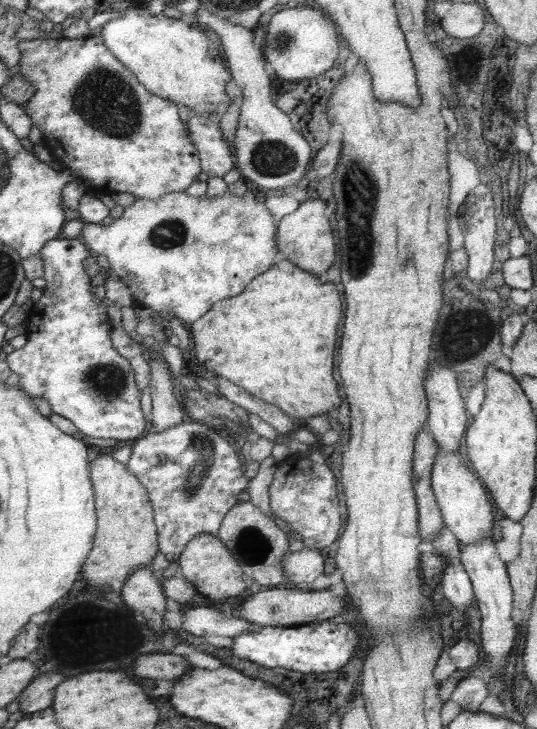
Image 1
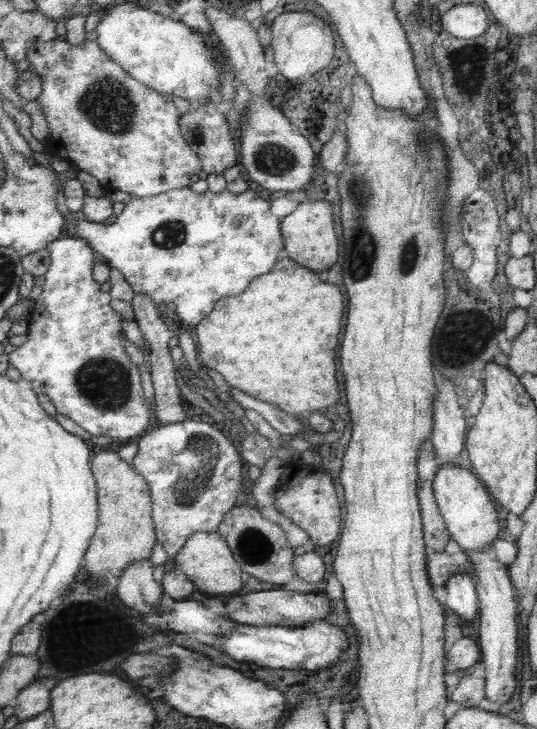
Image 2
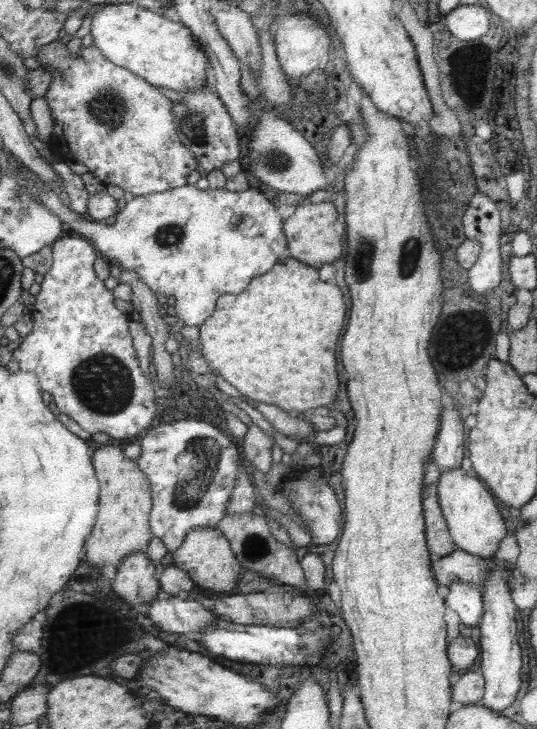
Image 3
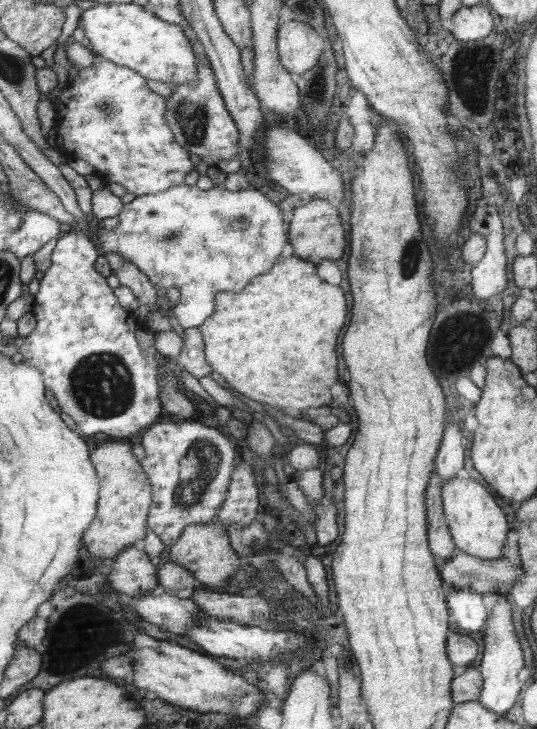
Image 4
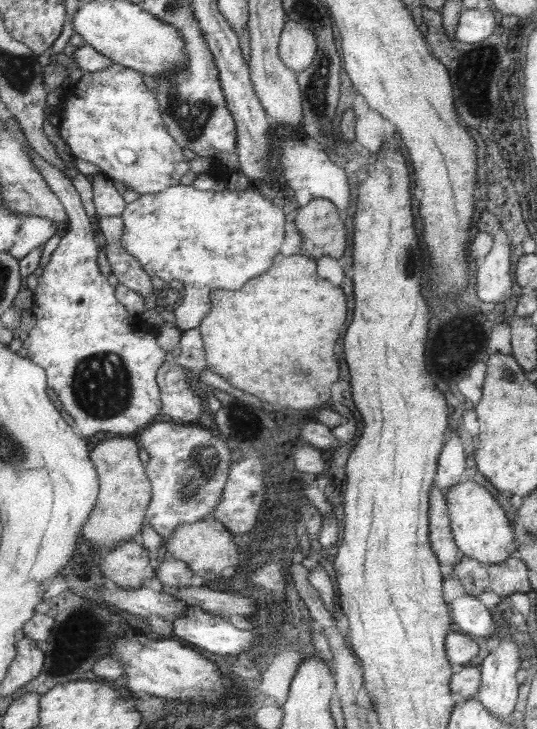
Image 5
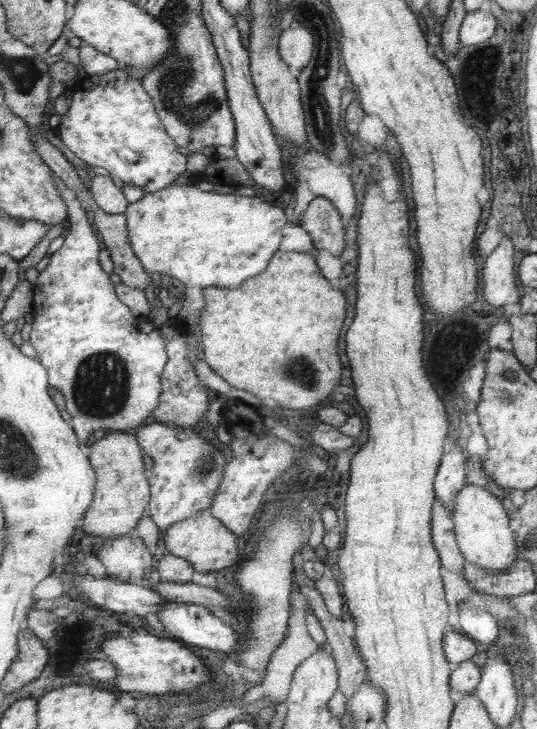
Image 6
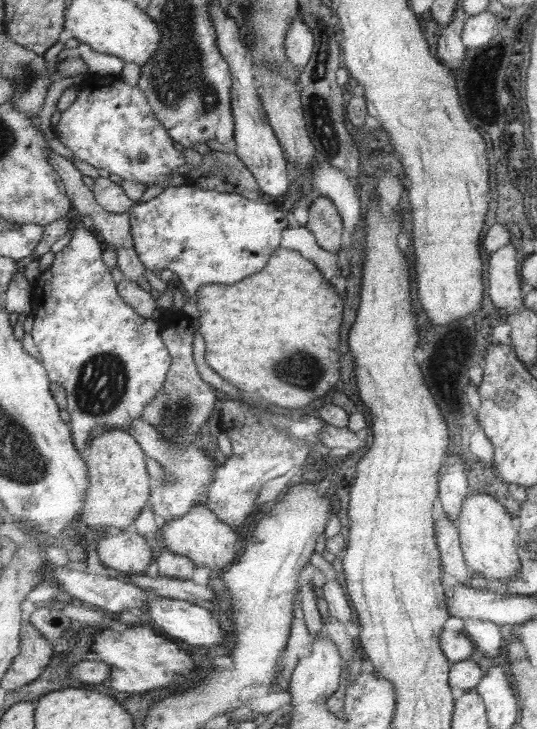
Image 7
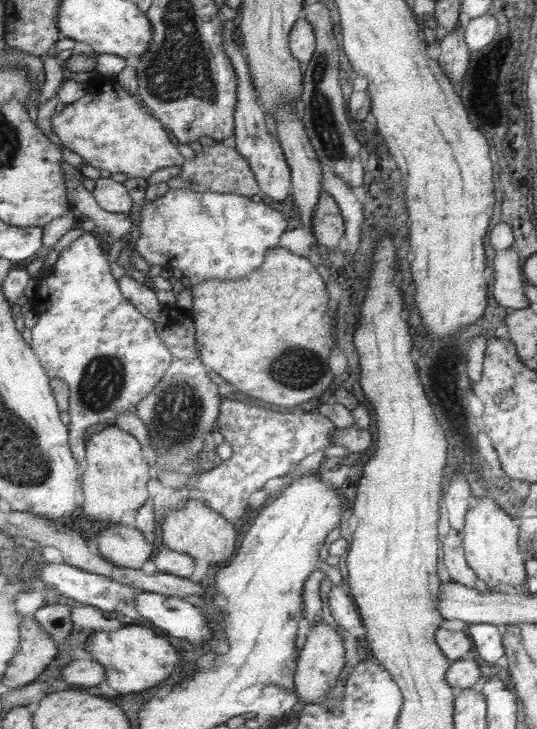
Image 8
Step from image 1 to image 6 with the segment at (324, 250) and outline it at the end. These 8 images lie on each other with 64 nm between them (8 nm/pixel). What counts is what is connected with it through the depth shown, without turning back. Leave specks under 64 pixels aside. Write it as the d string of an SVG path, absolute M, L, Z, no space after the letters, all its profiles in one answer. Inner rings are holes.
M315 198L307 208L303 222L299 224L311 232L317 250L329 250L335 256L345 254L347 222L329 198Z

